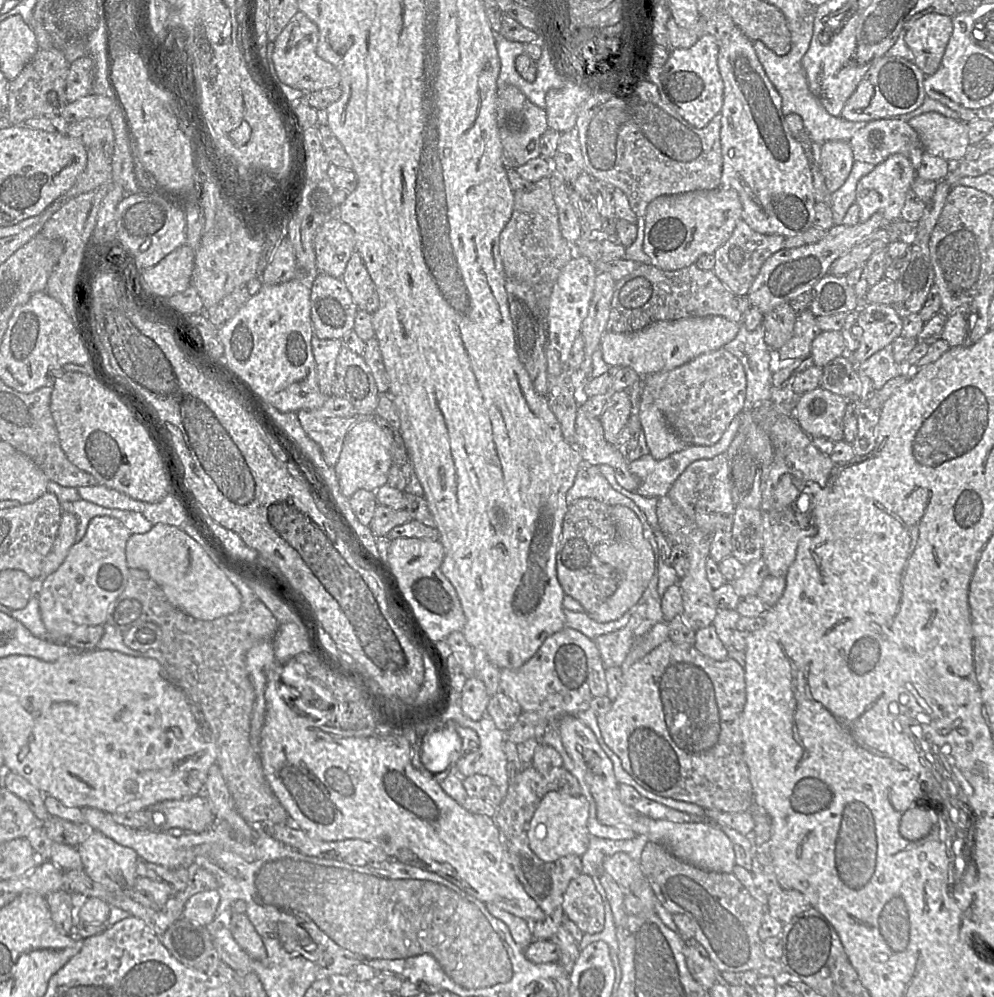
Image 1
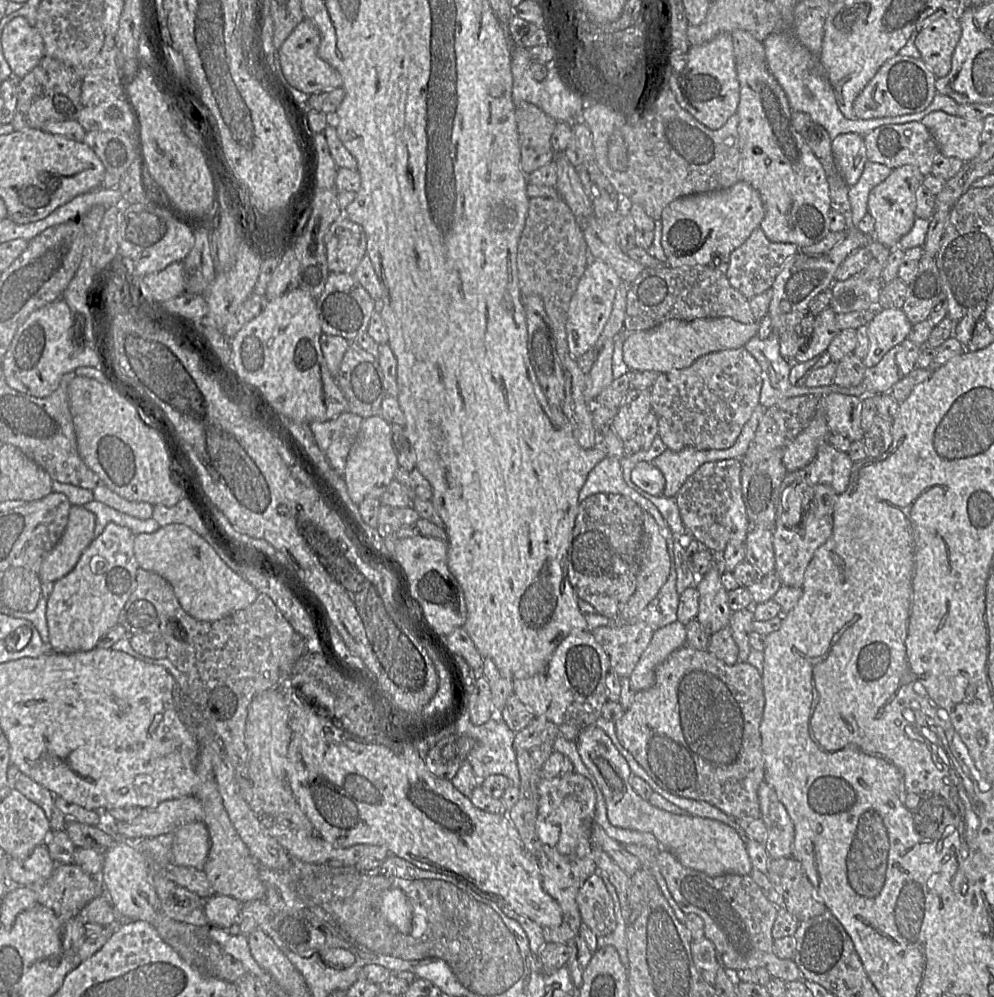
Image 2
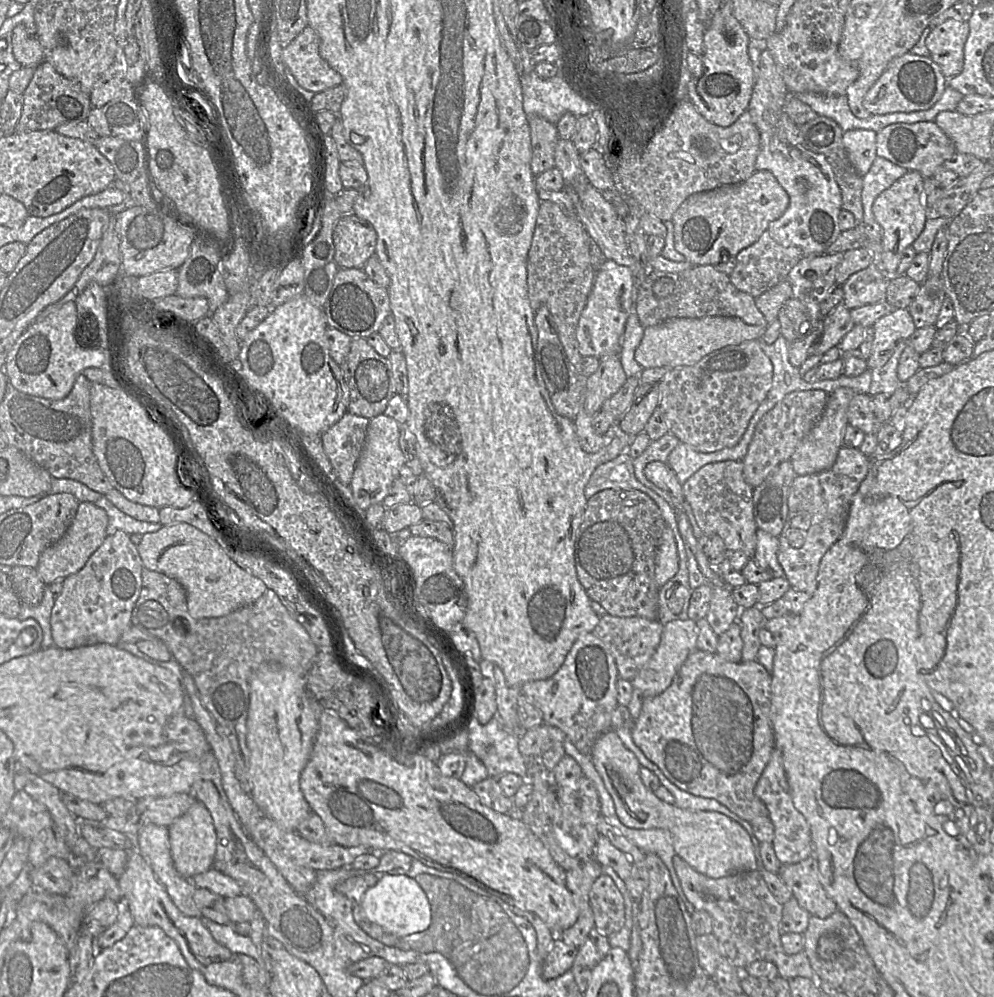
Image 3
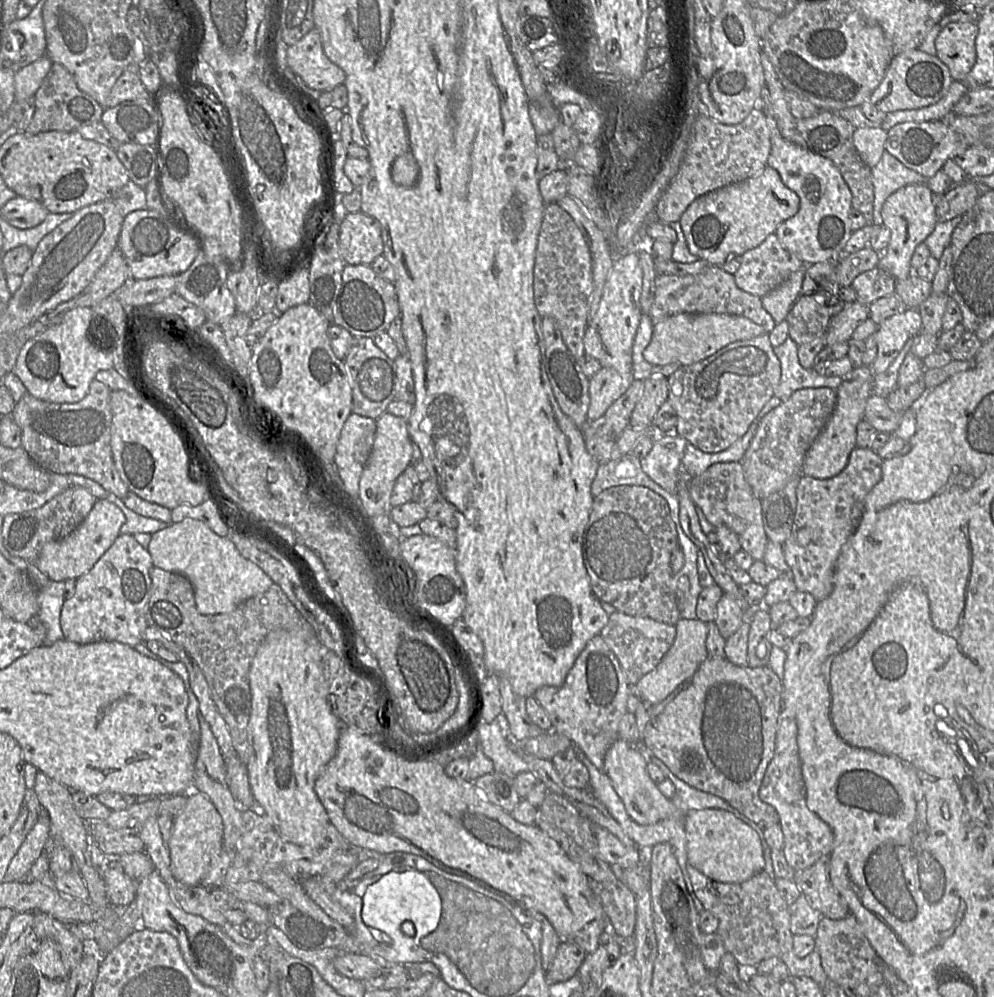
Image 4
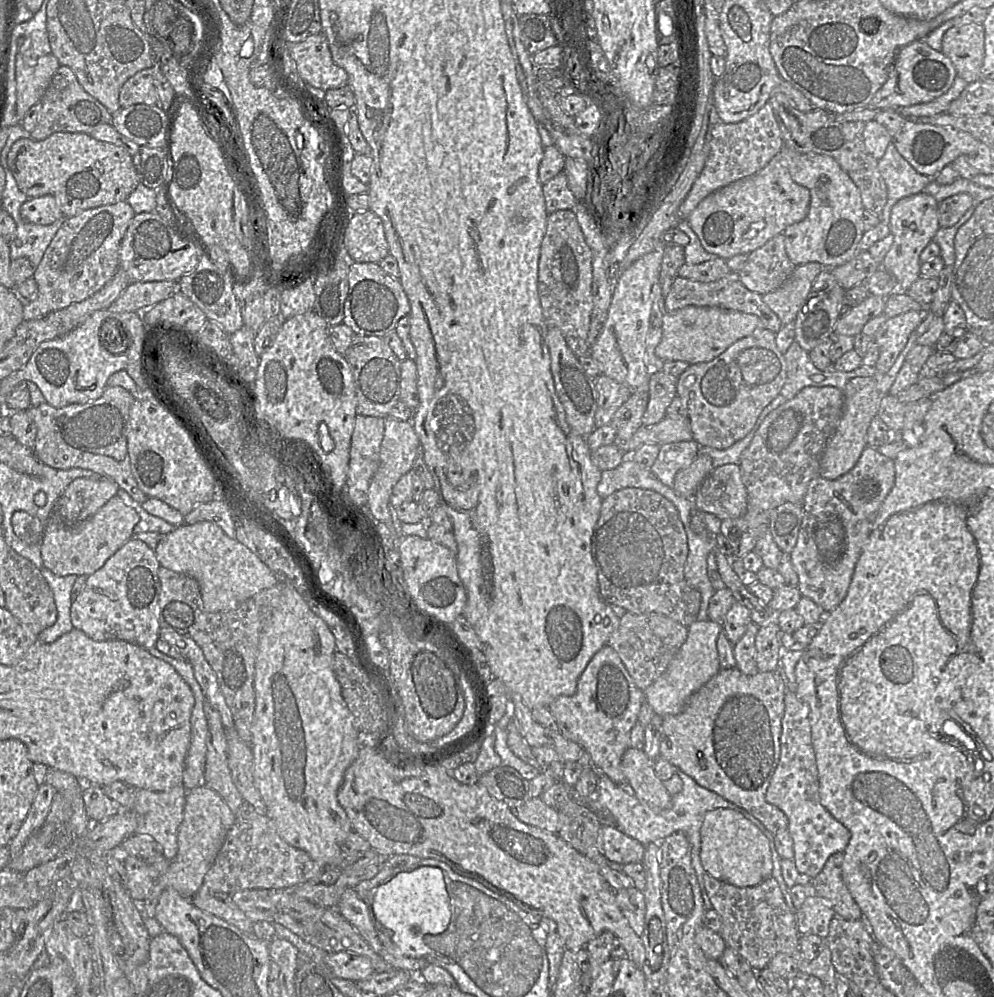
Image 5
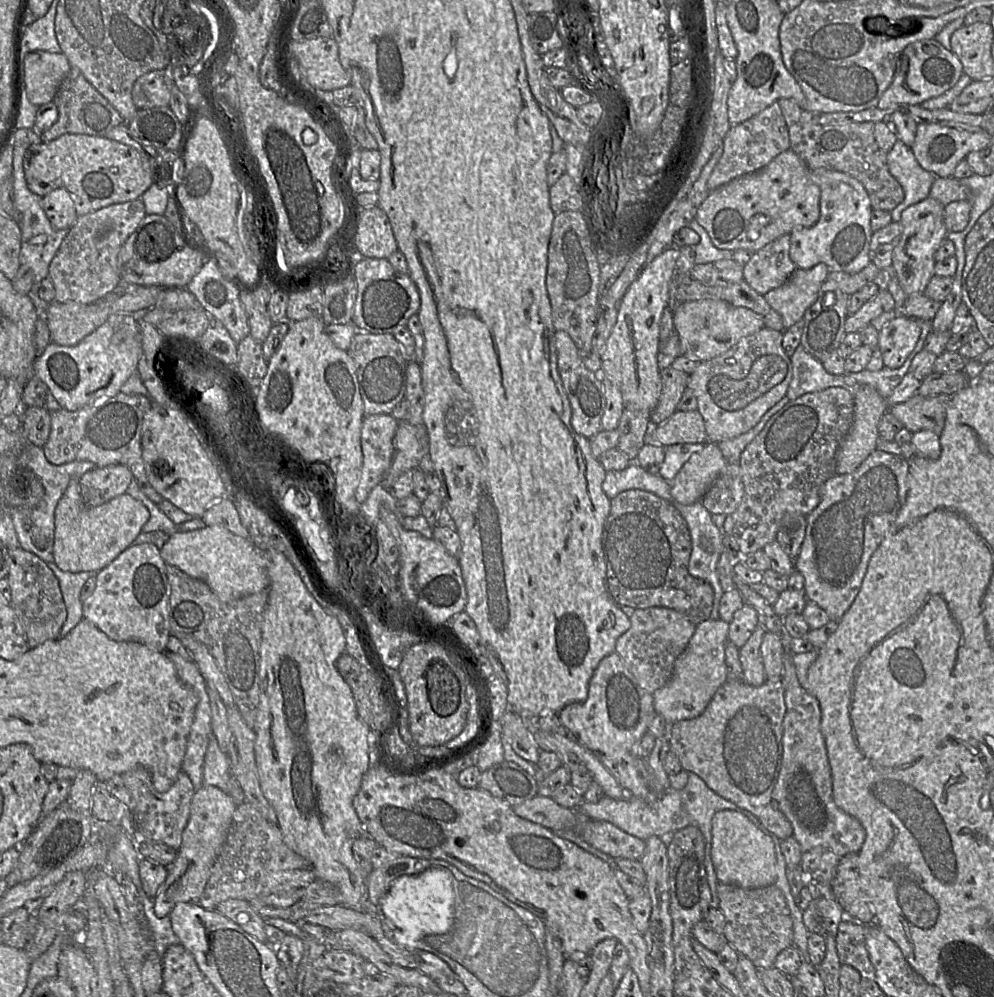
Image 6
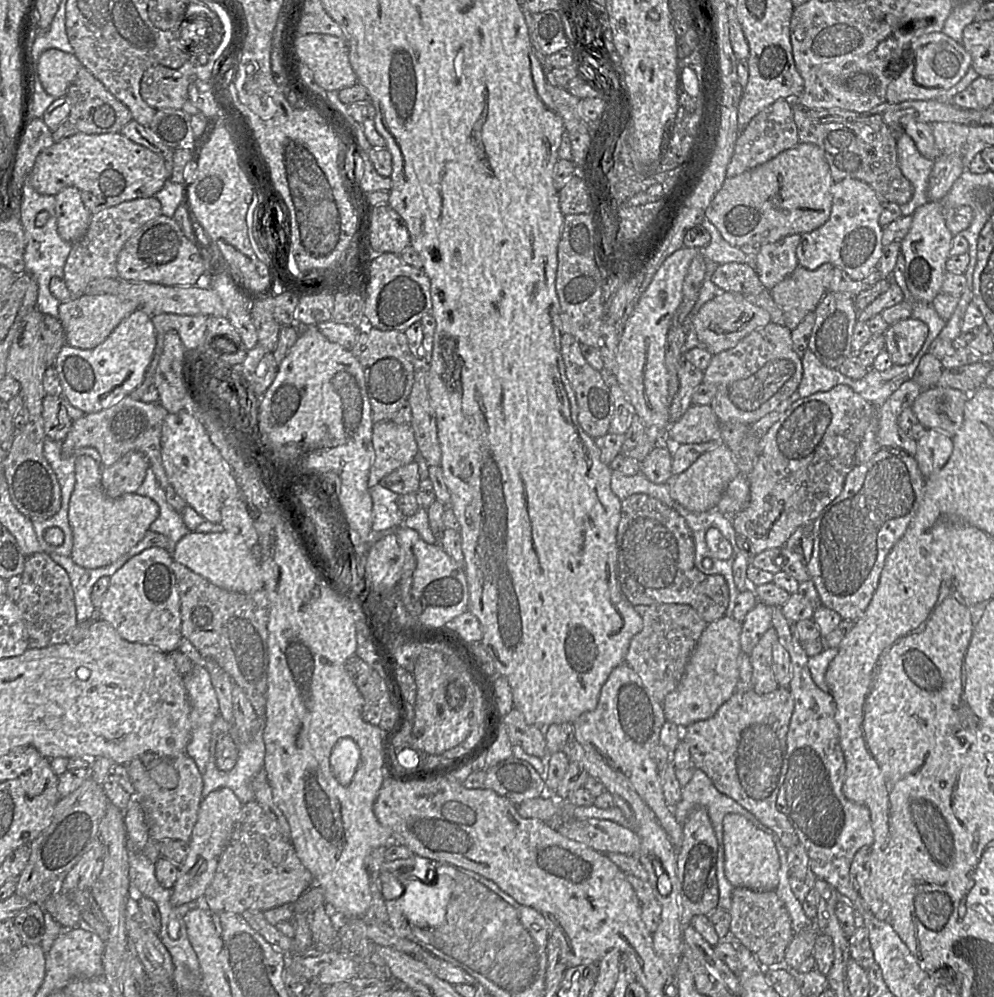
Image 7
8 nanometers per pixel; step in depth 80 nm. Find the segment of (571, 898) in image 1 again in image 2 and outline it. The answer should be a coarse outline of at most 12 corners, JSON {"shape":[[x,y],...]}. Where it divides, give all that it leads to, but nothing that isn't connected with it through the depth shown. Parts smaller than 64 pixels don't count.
{"shape":[[600,876],[576,900],[582,923],[596,936],[615,930],[614,901]]}

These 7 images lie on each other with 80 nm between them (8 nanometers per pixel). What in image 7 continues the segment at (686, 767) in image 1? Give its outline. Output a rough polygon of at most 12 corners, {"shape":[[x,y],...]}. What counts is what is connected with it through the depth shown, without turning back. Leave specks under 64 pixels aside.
{"shape":[[737,690],[682,728],[693,769],[799,844],[776,803],[793,709]]}

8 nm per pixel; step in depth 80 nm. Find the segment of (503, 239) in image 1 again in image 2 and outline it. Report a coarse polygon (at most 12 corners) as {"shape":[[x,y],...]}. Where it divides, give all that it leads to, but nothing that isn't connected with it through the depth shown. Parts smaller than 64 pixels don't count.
{"shape":[[532,197],[518,243],[522,296],[538,295],[559,357],[590,254],[561,199]]}

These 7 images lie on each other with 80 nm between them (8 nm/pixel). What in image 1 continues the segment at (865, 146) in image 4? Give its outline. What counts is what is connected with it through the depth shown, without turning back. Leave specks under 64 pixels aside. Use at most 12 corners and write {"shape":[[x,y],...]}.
{"shape":[[848,141],[821,146],[819,170],[829,193],[854,163]]}

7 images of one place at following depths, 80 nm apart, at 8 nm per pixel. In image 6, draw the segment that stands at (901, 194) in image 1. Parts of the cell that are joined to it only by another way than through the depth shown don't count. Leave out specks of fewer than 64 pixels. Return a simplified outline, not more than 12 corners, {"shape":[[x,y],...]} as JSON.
{"shape":[[928,197],[901,213],[892,268],[907,295],[935,276],[949,233]]}

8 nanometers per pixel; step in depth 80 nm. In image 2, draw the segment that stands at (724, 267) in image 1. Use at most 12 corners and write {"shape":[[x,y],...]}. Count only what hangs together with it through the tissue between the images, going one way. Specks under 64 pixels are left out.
{"shape":[[756,228],[725,275],[750,299],[770,289],[797,245]]}

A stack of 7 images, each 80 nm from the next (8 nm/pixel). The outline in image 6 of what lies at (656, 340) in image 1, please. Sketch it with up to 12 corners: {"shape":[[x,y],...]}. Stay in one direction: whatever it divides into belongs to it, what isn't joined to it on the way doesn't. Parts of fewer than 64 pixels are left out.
{"shape":[[723,300],[673,312],[681,353],[700,363],[765,327]]}

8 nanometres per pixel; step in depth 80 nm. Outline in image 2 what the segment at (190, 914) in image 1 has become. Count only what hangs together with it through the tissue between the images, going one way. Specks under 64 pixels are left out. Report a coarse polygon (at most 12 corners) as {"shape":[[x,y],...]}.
{"shape":[[215,894],[203,910],[208,925],[238,923],[243,903]]}

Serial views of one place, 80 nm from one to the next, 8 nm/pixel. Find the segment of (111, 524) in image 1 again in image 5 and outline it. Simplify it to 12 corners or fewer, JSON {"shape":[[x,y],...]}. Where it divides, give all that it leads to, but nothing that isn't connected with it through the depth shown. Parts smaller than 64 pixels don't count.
{"shape":[[128,540],[87,576],[73,628],[156,649],[152,548]]}

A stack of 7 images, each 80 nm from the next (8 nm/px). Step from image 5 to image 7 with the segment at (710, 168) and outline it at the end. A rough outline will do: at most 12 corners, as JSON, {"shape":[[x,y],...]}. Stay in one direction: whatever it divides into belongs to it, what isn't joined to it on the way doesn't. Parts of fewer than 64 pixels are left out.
{"shape":[[779,99],[739,132],[726,177],[798,144],[793,103]]}

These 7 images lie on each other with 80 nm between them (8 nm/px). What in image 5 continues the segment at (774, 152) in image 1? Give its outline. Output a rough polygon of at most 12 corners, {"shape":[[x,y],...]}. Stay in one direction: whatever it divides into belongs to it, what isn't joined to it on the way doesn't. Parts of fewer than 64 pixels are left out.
{"shape":[[775,157],[810,191],[788,257],[833,269],[860,253],[859,188],[831,157]]}

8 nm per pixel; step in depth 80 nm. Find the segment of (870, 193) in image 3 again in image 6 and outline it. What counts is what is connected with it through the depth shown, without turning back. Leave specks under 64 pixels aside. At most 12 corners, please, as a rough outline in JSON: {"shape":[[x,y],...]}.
{"shape":[[897,140],[887,154],[903,202],[892,211],[900,220],[909,206],[930,197],[937,178]]}

